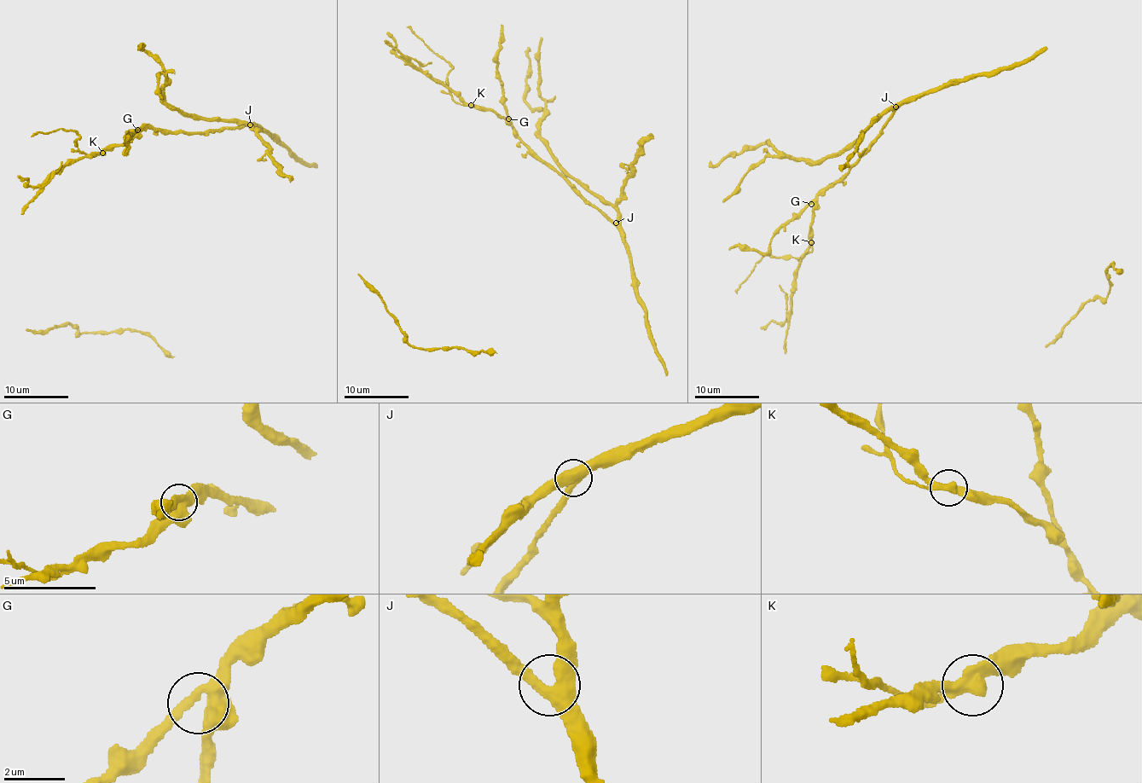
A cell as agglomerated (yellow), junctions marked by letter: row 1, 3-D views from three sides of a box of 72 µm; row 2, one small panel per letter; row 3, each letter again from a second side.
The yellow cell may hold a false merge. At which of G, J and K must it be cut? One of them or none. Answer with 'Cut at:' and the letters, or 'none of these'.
Cut at: K

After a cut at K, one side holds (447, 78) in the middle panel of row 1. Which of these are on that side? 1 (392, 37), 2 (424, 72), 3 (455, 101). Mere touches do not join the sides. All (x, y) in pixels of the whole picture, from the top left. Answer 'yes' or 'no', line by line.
1: no
2: no
3: yes

